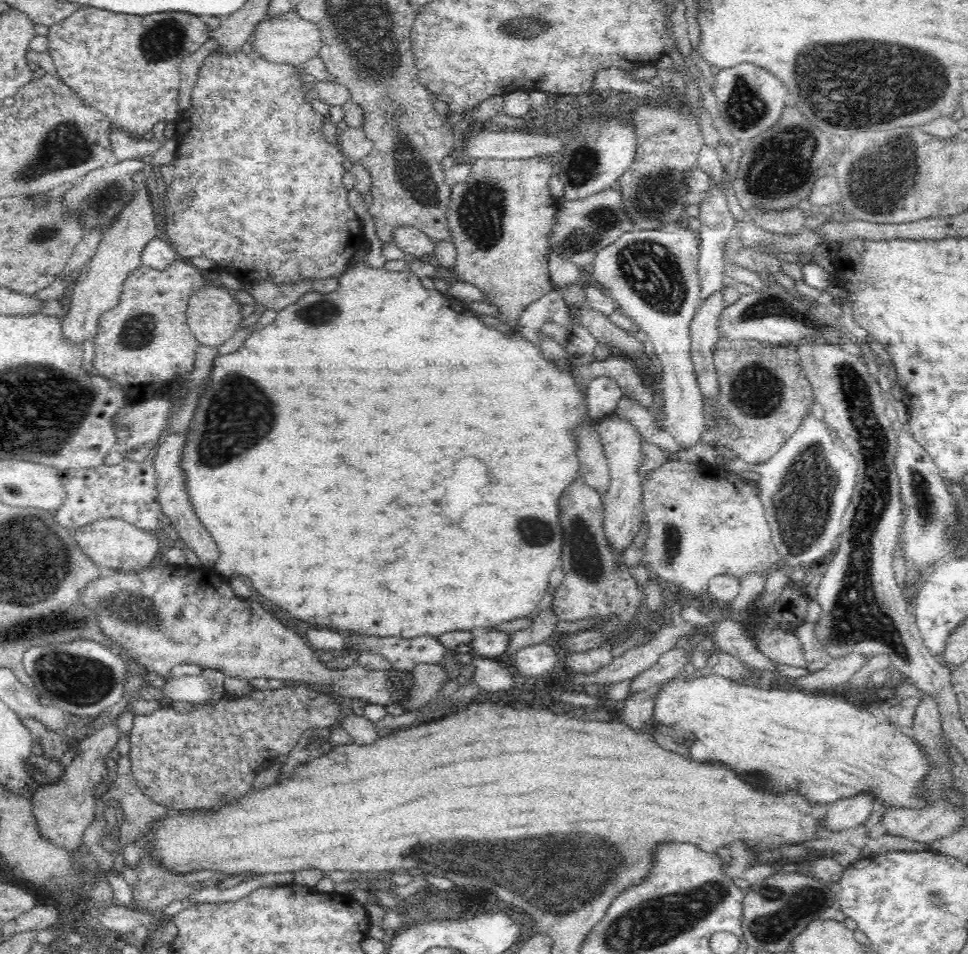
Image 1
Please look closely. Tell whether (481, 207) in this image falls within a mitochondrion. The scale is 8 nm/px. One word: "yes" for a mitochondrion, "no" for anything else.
yes

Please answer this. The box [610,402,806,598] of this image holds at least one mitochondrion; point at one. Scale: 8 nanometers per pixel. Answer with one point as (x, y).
(672, 538)

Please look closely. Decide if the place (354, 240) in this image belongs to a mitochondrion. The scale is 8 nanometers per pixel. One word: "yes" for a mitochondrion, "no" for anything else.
no

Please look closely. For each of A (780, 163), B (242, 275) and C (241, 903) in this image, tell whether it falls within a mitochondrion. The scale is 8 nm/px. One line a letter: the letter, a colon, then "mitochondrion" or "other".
A: mitochondrion
B: other
C: other

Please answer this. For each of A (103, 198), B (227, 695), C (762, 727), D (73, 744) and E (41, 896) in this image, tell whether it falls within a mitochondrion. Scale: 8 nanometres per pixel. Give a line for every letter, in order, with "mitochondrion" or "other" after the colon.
A: mitochondrion
B: other
C: other
D: other
E: other

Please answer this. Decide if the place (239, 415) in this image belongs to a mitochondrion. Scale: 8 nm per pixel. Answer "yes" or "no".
yes

